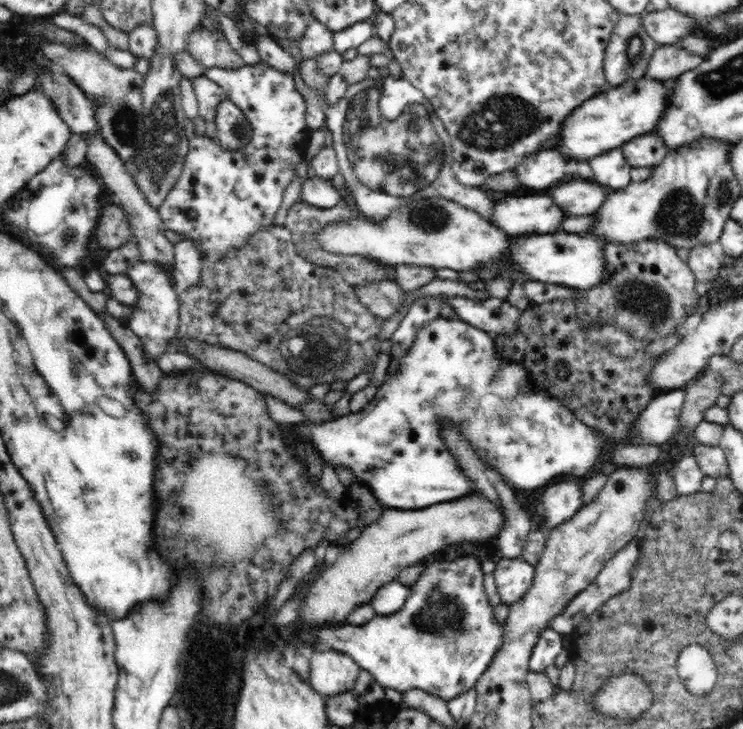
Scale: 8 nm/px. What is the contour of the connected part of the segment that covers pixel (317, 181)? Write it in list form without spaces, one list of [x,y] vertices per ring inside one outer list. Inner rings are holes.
[[[316,176],[302,182],[299,198],[313,207],[332,208],[341,201],[342,196],[331,179]]]

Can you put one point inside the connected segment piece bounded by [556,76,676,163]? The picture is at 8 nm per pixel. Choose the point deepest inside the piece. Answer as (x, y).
(608, 120)

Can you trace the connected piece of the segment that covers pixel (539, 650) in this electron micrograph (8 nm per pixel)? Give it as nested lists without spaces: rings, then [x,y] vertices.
[[[550,627],[538,635],[529,660],[529,672],[543,672],[564,651],[563,635]]]

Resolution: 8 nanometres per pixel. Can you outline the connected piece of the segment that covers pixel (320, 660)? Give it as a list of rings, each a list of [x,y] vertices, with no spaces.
[[[311,650],[308,655],[309,683],[320,696],[324,698],[339,695],[341,692],[351,692],[361,668],[350,655],[337,651],[315,650]]]

